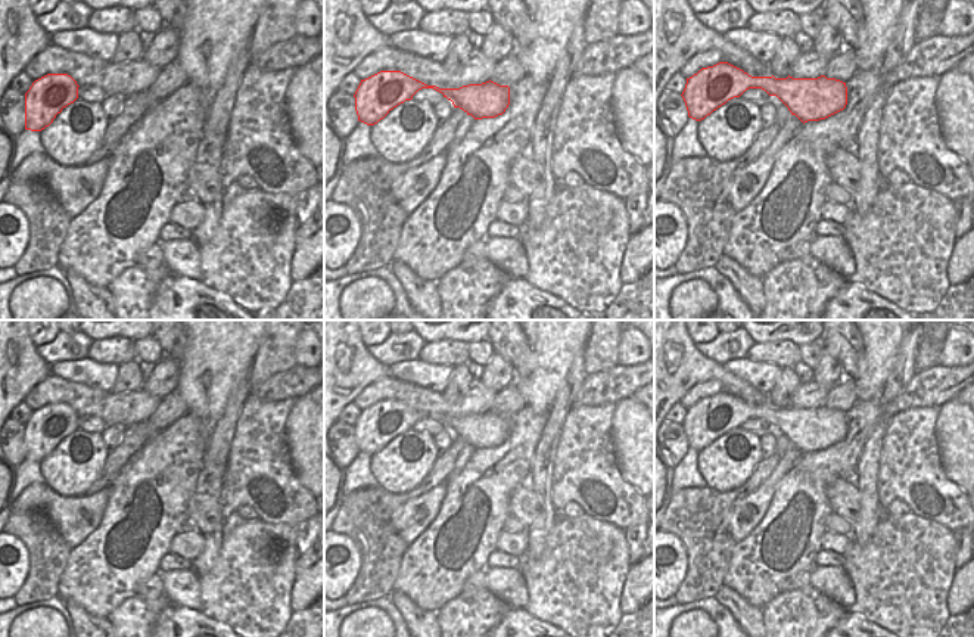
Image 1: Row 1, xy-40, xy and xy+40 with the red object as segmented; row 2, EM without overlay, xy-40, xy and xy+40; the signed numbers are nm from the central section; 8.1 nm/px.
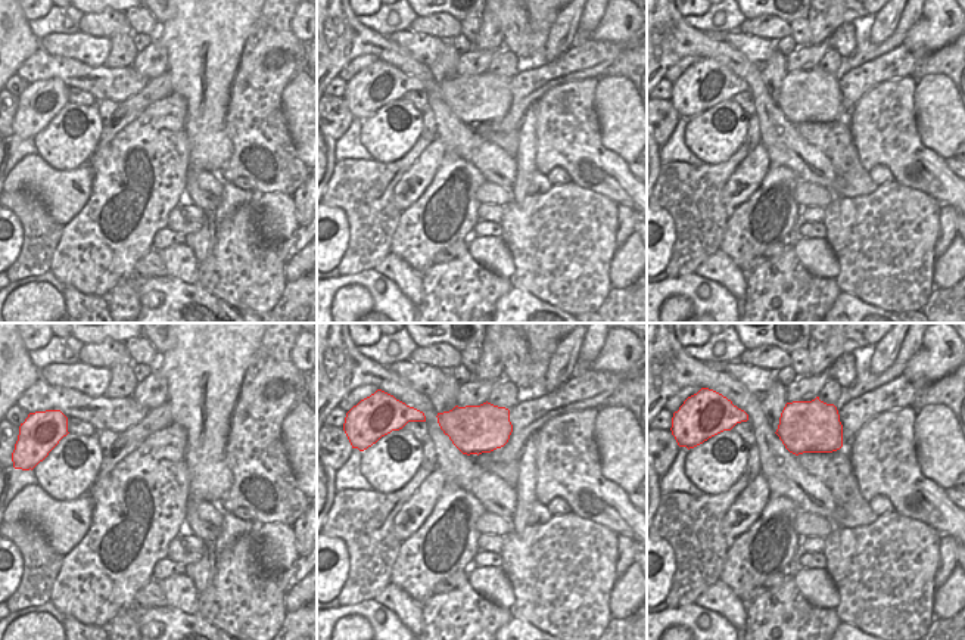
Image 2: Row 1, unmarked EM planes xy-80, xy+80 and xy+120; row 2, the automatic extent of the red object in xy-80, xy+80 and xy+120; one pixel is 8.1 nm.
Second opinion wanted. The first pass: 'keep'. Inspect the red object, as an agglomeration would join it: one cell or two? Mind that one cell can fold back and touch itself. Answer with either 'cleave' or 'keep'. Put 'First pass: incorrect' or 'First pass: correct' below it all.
keep
First pass: correct

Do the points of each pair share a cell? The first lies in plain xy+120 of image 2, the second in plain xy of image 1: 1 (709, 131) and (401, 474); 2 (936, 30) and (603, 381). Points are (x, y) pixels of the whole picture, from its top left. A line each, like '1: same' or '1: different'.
1: same
2: different

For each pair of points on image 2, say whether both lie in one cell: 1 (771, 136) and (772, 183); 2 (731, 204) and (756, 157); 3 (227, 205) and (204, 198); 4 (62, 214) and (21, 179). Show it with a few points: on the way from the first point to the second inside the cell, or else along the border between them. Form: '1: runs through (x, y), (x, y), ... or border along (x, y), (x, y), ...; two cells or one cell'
1: border along (771, 162), (787, 167), (799, 179); two cells
2: runs through (743, 192), (750, 185), (750, 173), (755, 168); one cell
3: border along (223, 182), (220, 204), (212, 213); two cells
4: runs through (58, 202), (33, 179); one cell

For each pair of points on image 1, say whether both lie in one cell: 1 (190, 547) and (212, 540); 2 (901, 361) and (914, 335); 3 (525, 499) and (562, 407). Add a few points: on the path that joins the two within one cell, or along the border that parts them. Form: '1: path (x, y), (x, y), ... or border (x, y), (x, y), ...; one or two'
1: border (204, 535), (204, 549), (192, 562); two
2: path (905, 356), (909, 341); one
3: border (523, 484), (540, 506), (534, 522); two

